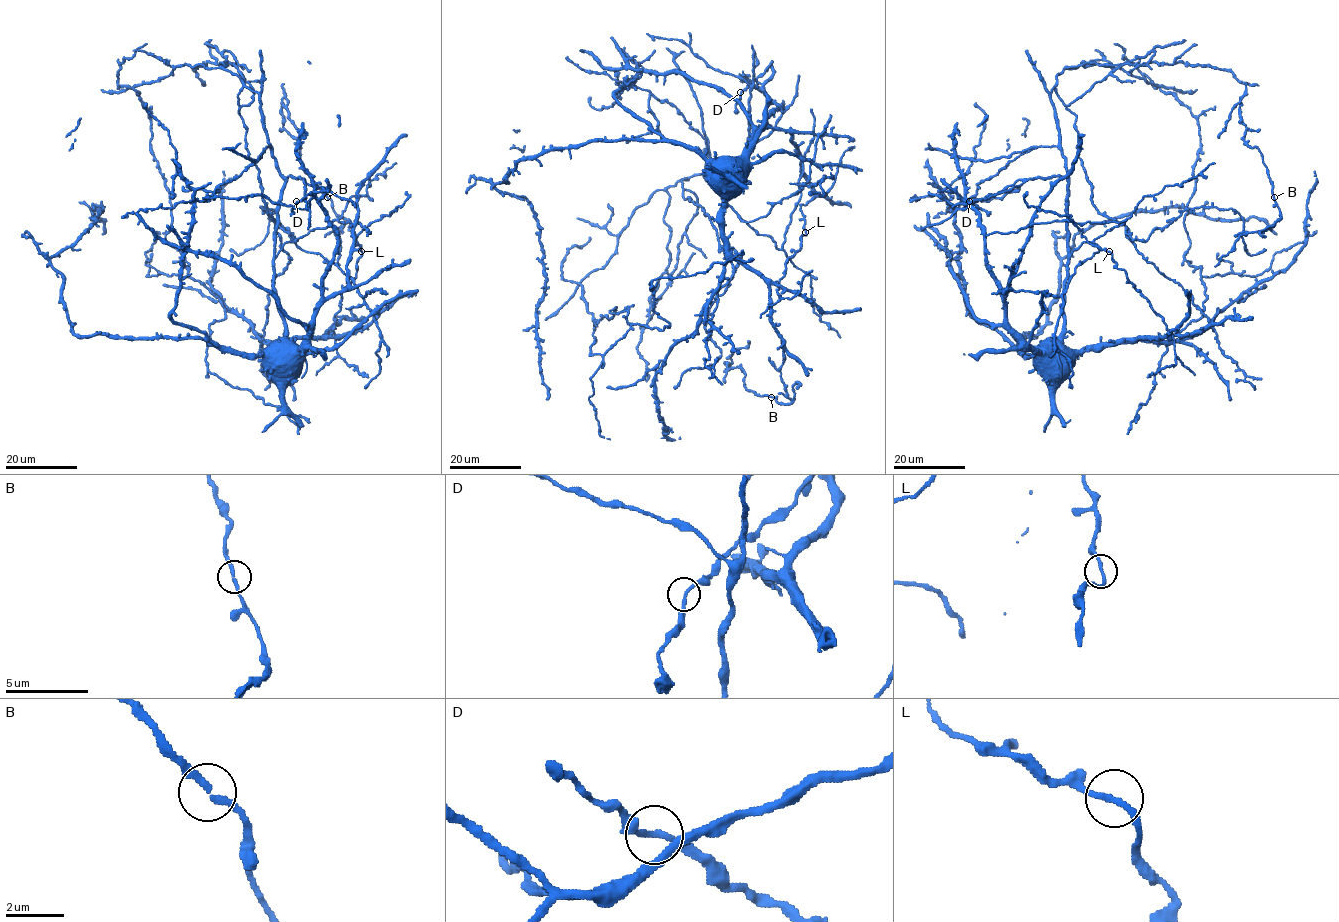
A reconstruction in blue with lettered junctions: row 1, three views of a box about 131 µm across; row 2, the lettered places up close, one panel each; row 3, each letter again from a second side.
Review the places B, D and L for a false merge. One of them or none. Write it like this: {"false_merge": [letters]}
{"false_merge": []}

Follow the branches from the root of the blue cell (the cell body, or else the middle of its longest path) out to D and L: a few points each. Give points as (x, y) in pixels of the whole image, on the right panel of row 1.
D: (1048, 343), (1031, 347), (1007, 322), (1000, 284), (985, 257), (985, 228), (980, 217), (957, 194), (969, 201)
L: (1048, 343), (1082, 350), (1172, 336), (1164, 319), (1135, 289), (1125, 271), (1116, 268), (1109, 251)

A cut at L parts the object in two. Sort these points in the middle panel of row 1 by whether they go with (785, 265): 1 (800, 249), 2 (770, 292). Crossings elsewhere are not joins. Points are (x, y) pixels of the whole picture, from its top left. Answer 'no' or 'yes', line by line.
1: yes
2: no

